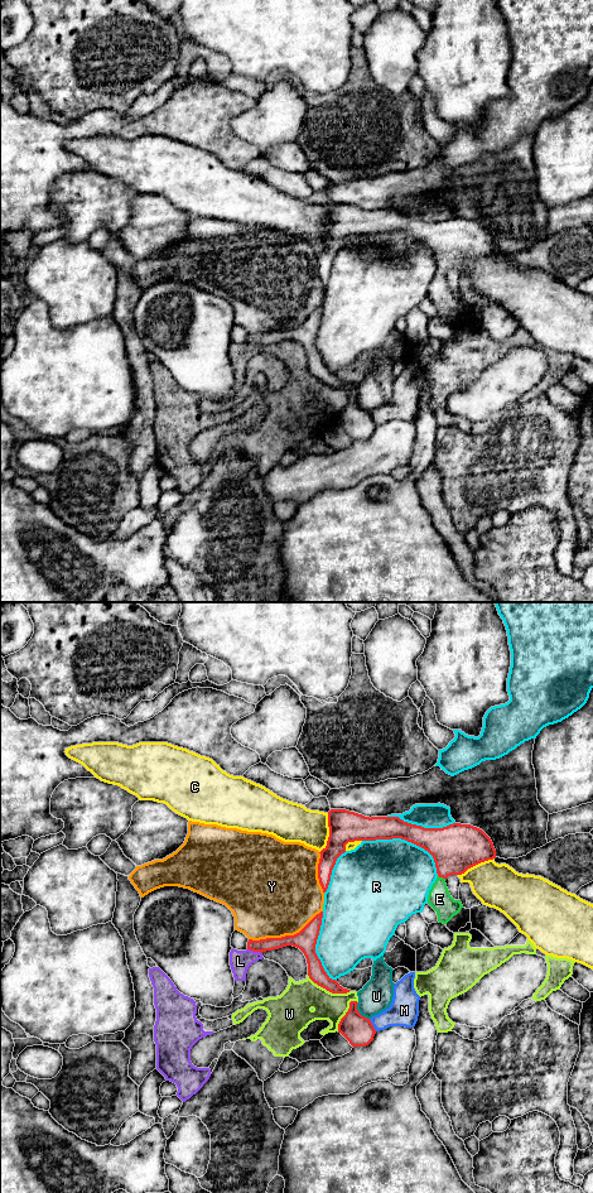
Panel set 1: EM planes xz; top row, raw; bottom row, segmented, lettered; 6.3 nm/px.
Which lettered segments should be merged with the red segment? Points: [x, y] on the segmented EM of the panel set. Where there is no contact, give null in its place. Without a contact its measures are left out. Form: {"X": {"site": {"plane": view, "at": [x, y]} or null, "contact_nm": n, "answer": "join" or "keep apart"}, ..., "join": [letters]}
{"C": {"site": {"plane": "xz", "at": [329, 833]}, "contact_nm": 260, "answer": "keep apart"}, "E": {"site": {"plane": "xz", "at": [442, 876]}, "contact_nm": 50, "answer": "join"}, "L": {"site": {"plane": "xz", "at": [255, 951]}, "contact_nm": 100, "answer": "keep apart"}, "M": {"site": {"plane": "xz", "at": [372, 1025]}, "contact_nm": 90, "answer": "keep apart"}, "R": {"site": {"plane": "xz", "at": [406, 840]}, "contact_nm": 550, "answer": "keep apart"}, "U": {"site": {"plane": "xz", "at": [358, 1013]}, "contact_nm": 130, "answer": "keep apart"}, "W": {"site": {"plane": "xz", "at": [328, 990]}, "contact_nm": 300, "answer": "keep apart"}, "Y": {"site": {"plane": "xz", "at": [285, 936]}, "contact_nm": 500, "answer": "keep apart"}, "join": ["E"]}

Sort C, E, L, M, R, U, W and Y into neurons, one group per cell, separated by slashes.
C / E / L W / M / R / U / Y

